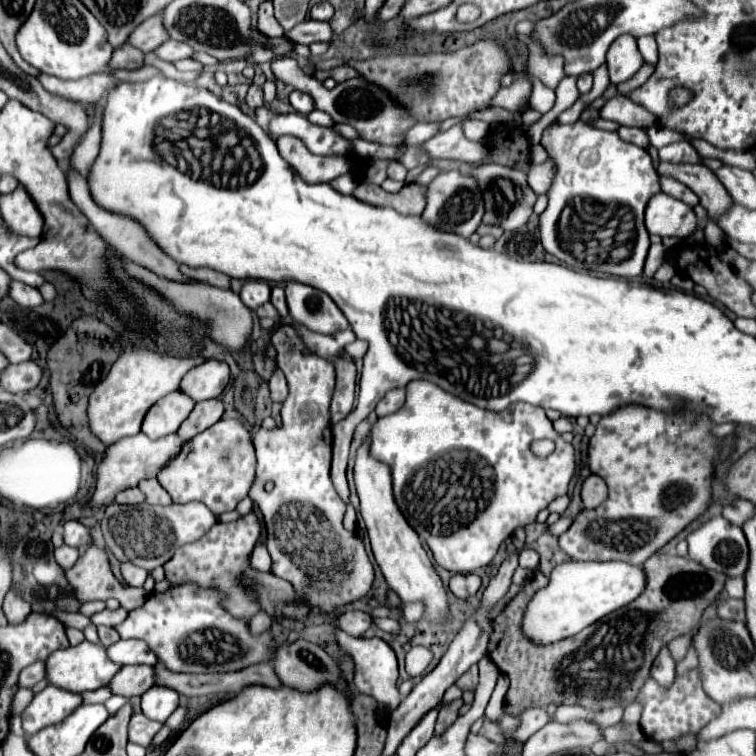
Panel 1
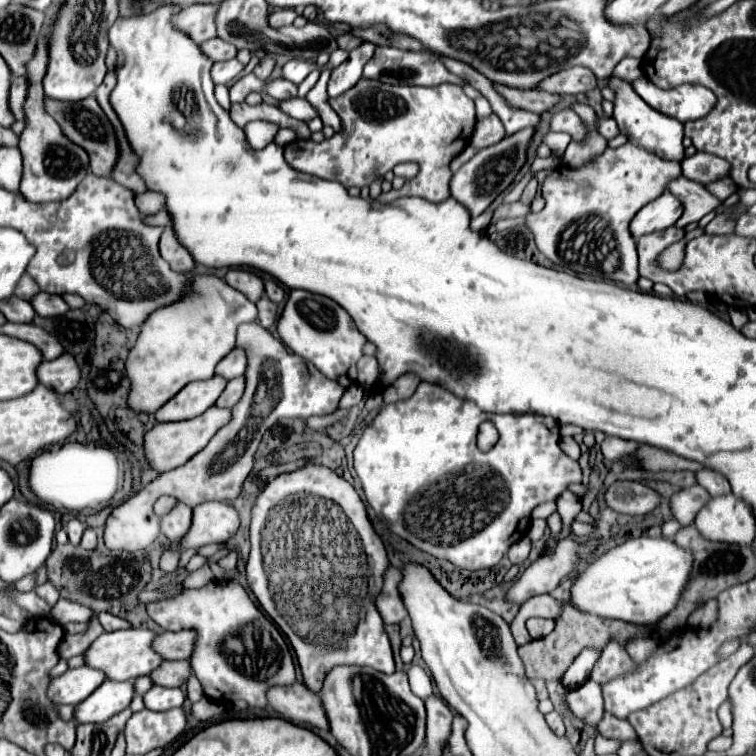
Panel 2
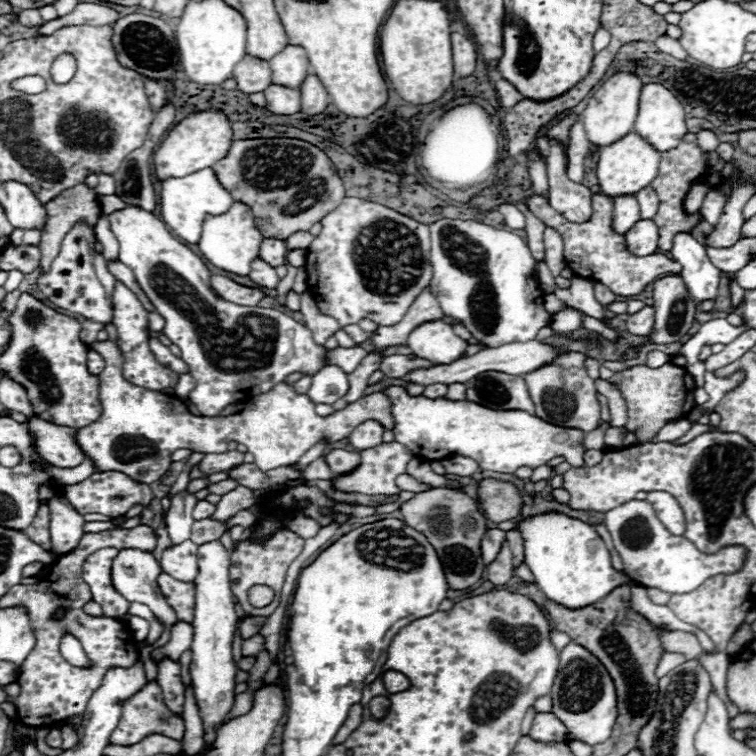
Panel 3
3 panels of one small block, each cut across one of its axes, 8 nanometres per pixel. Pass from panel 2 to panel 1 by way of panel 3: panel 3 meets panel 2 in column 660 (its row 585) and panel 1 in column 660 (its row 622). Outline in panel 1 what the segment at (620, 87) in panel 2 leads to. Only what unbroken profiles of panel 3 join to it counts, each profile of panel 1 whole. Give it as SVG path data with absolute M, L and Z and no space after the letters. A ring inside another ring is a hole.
M660 162L658 174L662 176L674 176L682 184L686 184L704 206L708 220L718 220L722 214L726 214L732 206L730 194L724 190L722 182L718 182L716 174L706 168L704 164L670 164Z

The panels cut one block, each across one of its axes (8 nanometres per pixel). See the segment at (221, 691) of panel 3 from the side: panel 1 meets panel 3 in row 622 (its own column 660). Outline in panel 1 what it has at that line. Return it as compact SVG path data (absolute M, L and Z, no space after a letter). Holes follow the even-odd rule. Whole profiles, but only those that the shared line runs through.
M656 194L646 206L646 228L650 234L688 238L698 228L698 218L690 206L668 194Z

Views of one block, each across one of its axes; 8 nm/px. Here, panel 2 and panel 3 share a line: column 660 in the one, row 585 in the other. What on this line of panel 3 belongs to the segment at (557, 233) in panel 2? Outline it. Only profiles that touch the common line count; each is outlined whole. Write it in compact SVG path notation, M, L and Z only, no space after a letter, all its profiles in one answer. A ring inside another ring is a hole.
M168 574L158 576L158 586L166 598L166 602L176 610L178 620L192 622L194 618L194 600L196 600L196 590L194 582L178 582L170 578Z

